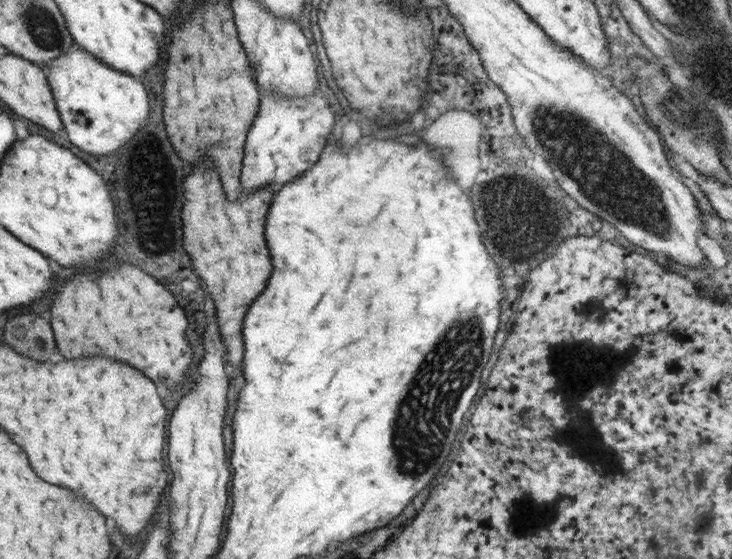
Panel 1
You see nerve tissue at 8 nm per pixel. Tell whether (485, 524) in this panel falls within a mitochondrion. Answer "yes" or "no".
no

